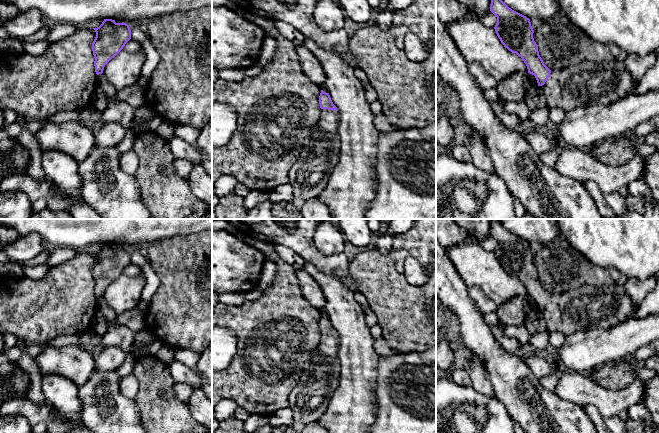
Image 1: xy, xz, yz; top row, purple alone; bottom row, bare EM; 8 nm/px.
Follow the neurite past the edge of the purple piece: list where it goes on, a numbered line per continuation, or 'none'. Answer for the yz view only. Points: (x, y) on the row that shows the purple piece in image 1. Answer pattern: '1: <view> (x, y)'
1: yz (589, 83)

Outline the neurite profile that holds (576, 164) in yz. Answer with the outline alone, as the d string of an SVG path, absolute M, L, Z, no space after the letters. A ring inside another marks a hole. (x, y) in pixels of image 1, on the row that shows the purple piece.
M568 147L564 148L554 165L562 176L581 183L596 182L603 194L619 191L631 181L642 179L644 167L644 157L638 153L625 165L610 166L600 163L582 149Z

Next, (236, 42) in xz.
M212 5L212 67L248 68L257 63L266 34L235 11Z

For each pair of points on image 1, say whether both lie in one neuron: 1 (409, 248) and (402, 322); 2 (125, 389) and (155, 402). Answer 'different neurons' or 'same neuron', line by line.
1: same neuron
2: different neurons

